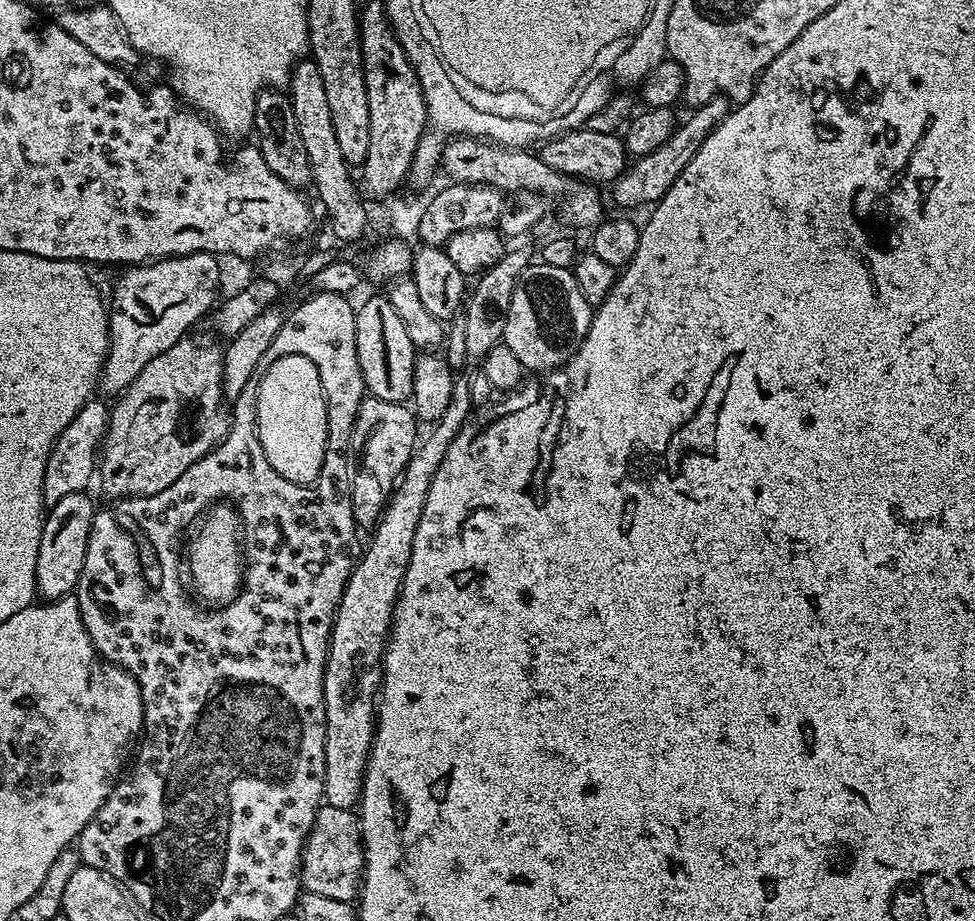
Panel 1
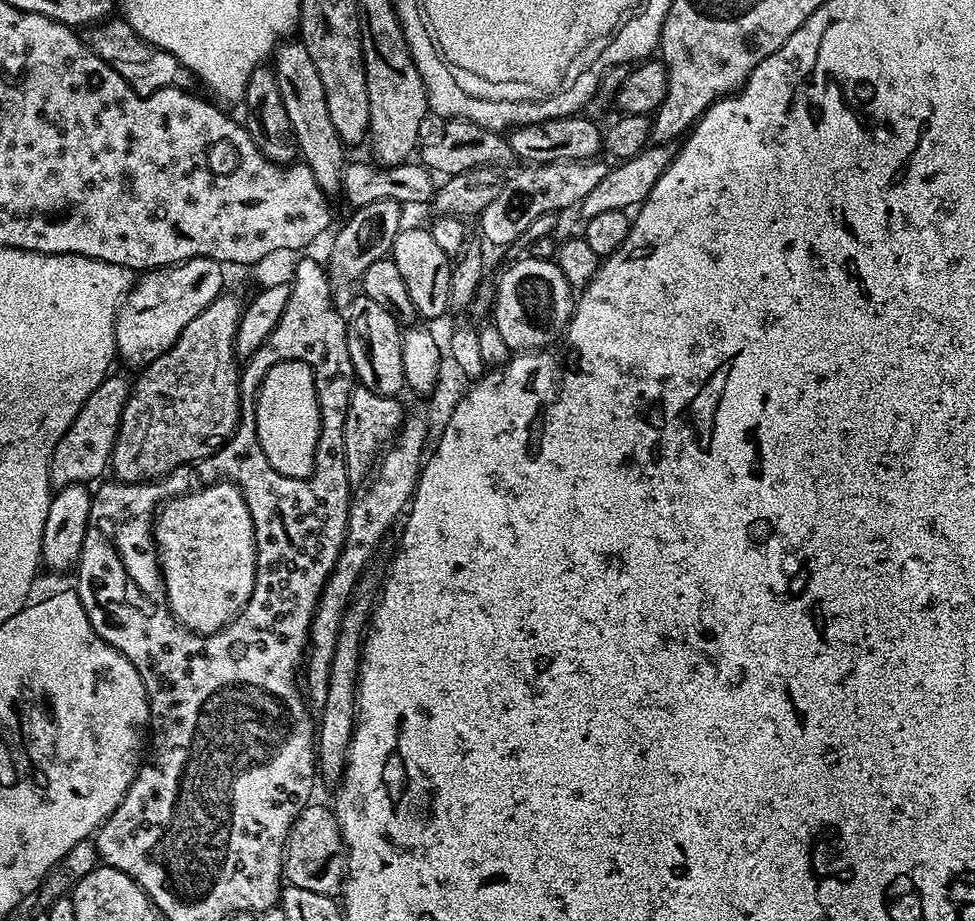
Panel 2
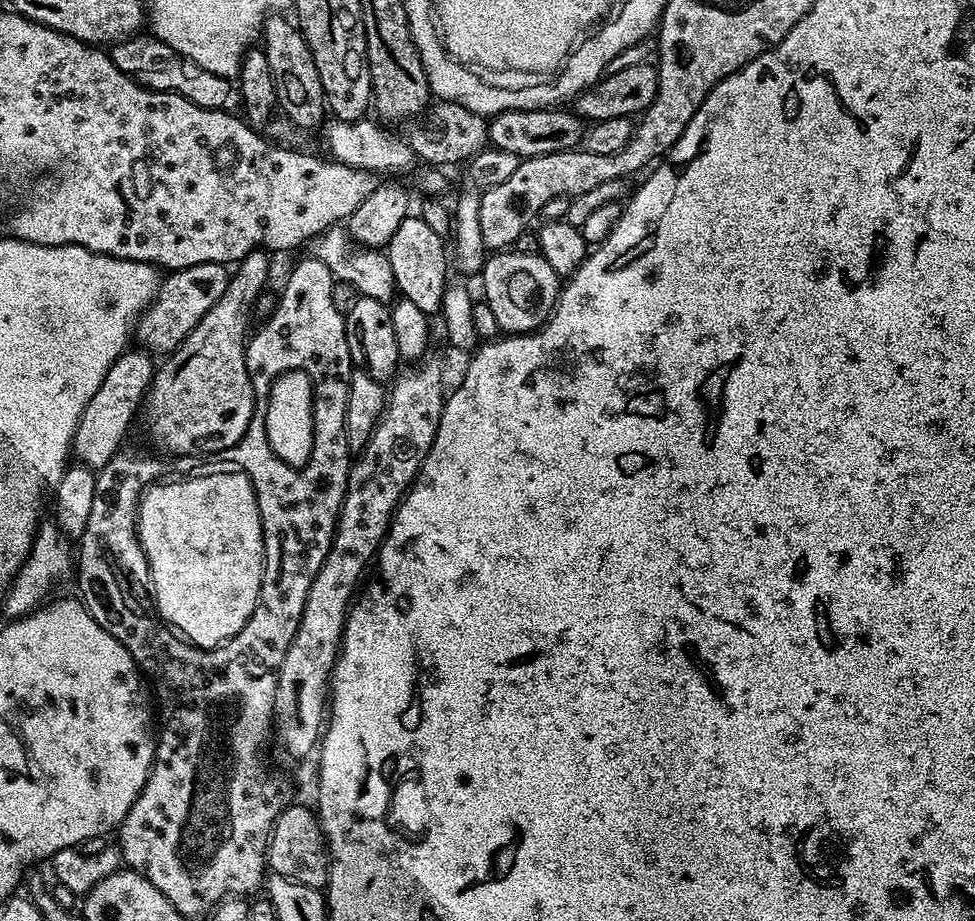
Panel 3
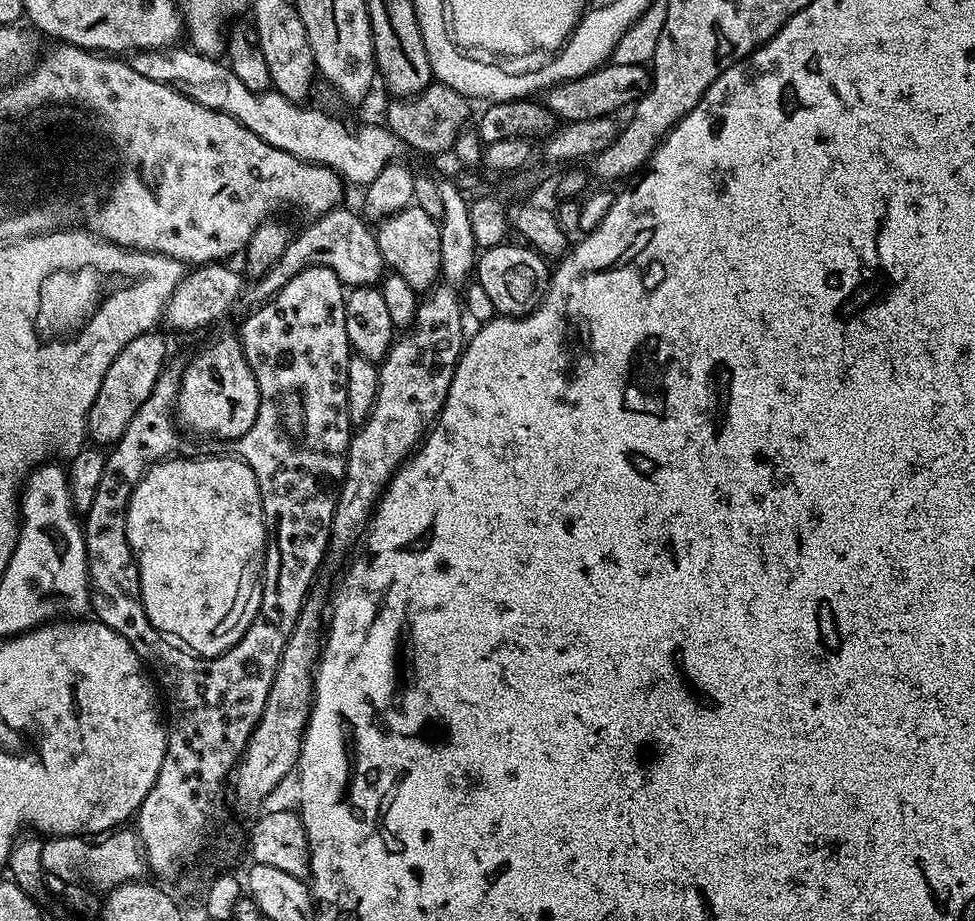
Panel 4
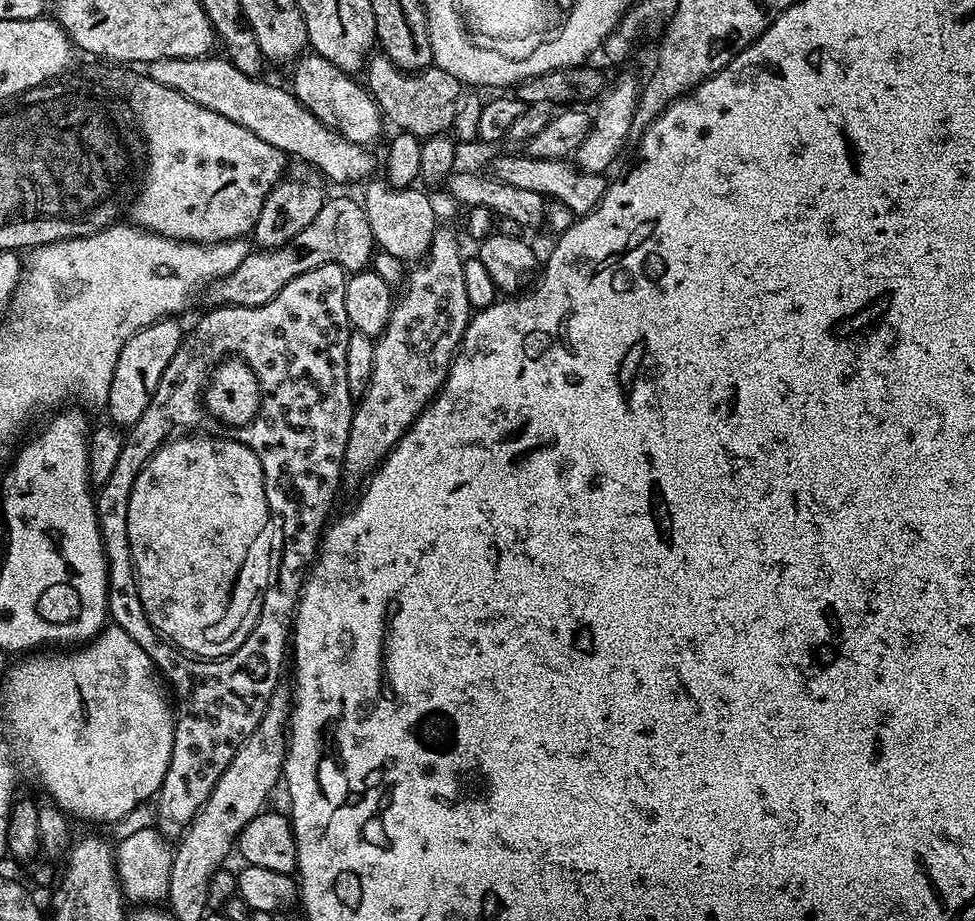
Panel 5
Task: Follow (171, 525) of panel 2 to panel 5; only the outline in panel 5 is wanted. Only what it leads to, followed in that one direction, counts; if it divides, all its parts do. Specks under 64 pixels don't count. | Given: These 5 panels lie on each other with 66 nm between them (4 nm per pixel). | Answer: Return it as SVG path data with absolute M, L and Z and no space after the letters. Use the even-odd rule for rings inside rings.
M184 436L181 440L176 439L172 438L161 444L160 449L148 459L146 466L138 474L138 478L134 482L134 490L128 499L128 545L132 551L132 569L136 572L136 585L140 595L140 605L146 614L149 624L169 644L175 644L181 652L193 658L219 660L222 656L229 656L234 650L238 650L238 646L242 646L242 642L246 642L250 630L254 630L254 622L260 616L264 592L268 589L270 576L267 571L250 573L248 580L252 583L252 596L244 596L240 600L240 621L236 620L232 625L228 623L227 616L230 600L236 594L236 578L248 555L251 554L252 547L256 544L256 539L263 534L264 527L270 524L262 464L258 462L254 452L236 438L232 438L232 440L215 440L212 436Z

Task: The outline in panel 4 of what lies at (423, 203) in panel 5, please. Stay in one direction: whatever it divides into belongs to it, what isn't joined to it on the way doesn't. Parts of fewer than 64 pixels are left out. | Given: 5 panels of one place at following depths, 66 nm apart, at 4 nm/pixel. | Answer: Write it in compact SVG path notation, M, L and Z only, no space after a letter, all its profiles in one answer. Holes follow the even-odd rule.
M409 206L392 216L385 216L379 221L375 233L385 265L402 278L406 278L406 282L410 282L410 286L417 294L427 293L437 283L441 275L440 225L437 220L430 218L430 214L426 214L426 210Z

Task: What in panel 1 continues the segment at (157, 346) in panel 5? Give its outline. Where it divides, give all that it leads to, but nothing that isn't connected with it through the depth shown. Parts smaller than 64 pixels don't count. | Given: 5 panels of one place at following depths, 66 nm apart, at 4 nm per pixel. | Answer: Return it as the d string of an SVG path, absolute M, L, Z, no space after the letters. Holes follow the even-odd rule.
M93 398L85 402L83 406L78 410L78 414L76 417L70 422L70 426L66 426L66 430L62 430L62 434L59 436L58 439L54 442L54 446L50 450L50 458L46 462L46 470L44 471L44 503L45 505L51 506L53 504L57 504L59 500L62 498L66 498L66 494L74 494L75 492L82 492L85 491L89 486L88 483L93 483L94 477L97 475L98 472L98 453L100 451L100 446L104 442L104 435L106 434L106 430L108 429L108 414L110 408L109 405L106 403L103 404L99 398Z

